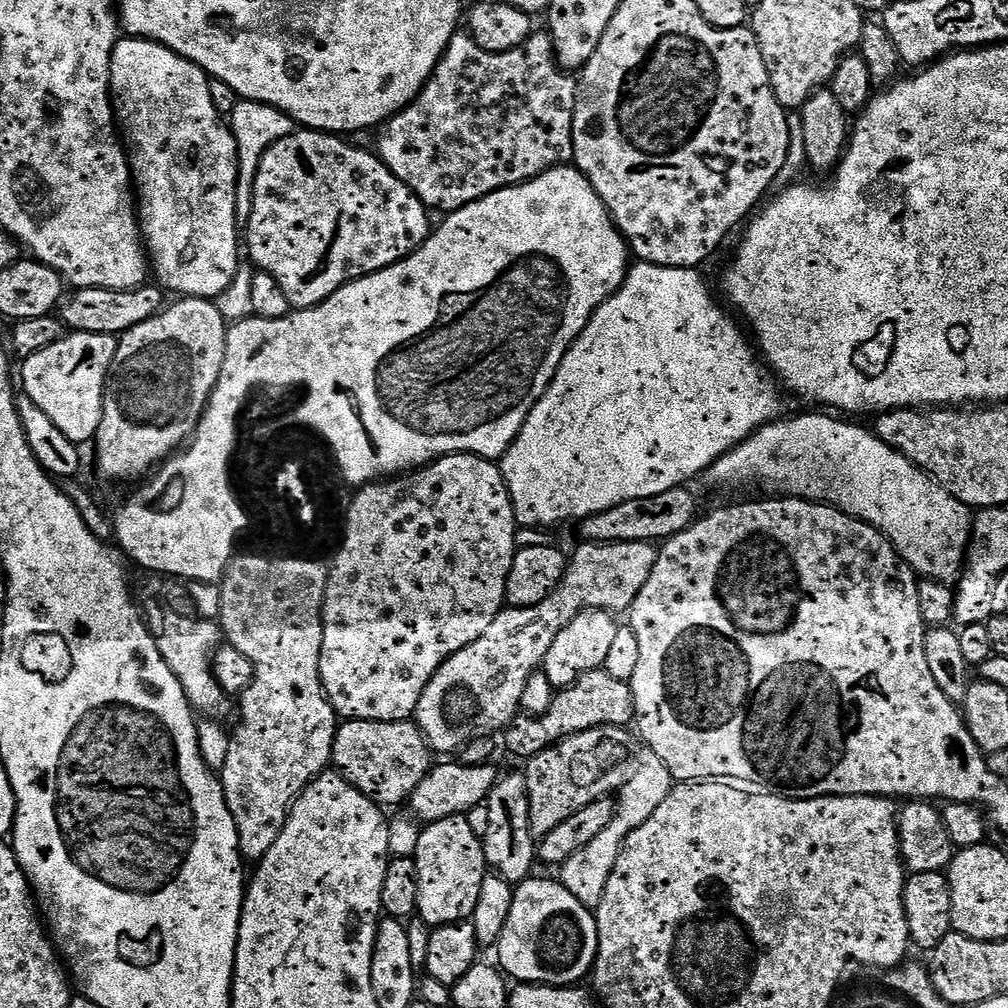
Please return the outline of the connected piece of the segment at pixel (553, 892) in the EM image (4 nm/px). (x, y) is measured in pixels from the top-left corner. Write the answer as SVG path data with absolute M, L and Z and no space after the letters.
M529 878L515 885L510 914L500 935L500 942L494 948L494 952L500 955L499 967L505 977L513 976L520 984L546 984L549 988L579 985L584 982L580 980L586 979L587 976L589 979L600 950L596 913L582 902L578 902L578 898L574 898L574 894L570 894L570 890L566 890L564 885L555 879L536 879Z

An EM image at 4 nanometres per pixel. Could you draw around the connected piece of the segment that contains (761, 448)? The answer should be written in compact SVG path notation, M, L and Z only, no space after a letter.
M800 416L797 420L782 418L757 429L739 447L723 456L712 466L710 476L720 484L748 484L753 480L756 484L764 483L768 488L777 488L780 491L777 493L792 498L824 498L829 492L836 496L835 503L849 516L863 520L886 536L899 552L900 559L905 560L913 572L936 581L955 581L966 563L974 527L973 513L967 504L954 499L928 473L921 472L911 460L882 442L869 429L868 432L832 416Z

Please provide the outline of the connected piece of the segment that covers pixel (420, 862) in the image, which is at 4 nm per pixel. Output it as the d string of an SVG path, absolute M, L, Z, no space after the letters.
M461 815L431 821L421 831L414 859L418 870L416 910L419 919L429 929L471 921L478 906L478 896L482 894L482 882L490 869L483 839L470 830L467 818Z

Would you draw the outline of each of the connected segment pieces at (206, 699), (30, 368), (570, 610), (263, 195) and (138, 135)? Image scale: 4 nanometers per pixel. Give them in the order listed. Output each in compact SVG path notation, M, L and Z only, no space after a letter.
M152 600L146 604L146 623L156 639L162 658L174 670L174 674L182 682L188 703L200 714L216 714L226 703L226 697L218 686L216 675L212 673L212 658L222 645L222 629L219 623L208 620L196 620L179 612L168 600Z
M72 332L65 335L64 339L59 340L54 346L48 346L46 350L38 350L38 354L23 357L22 364L24 369L21 370L20 376L24 379L23 395L28 396L34 402L34 406L38 406L38 410L43 410L46 418L50 418L50 422L54 422L54 426L58 426L58 430L62 430L62 434L66 434L66 438L70 438L70 442L81 446L87 445L86 442L95 441L96 431L102 422L104 414L104 389L108 387L108 378L112 371L113 364L116 363L116 350L118 347L117 337L107 336L106 334L94 334L93 332Z
M639 540L629 544L593 544L581 543L576 557L571 557L566 568L566 575L560 587L547 600L535 604L532 608L505 607L494 622L490 622L486 634L470 646L454 653L436 672L434 678L424 693L414 717L428 740L428 747L433 753L456 752L467 748L470 742L495 737L503 733L508 725L516 719L520 712L522 690L526 690L526 682L530 682L530 674L541 671L550 646L554 646L554 638L580 612L588 610L617 610L616 608L631 609L634 598L646 586L656 564L658 548L655 543Z
M298 130L285 140L278 141L274 146L268 148L260 166L258 168L258 178L254 182L254 210L246 222L248 228L248 252L252 255L251 263L257 269L274 278L278 286L290 298L293 309L303 310L305 308L316 308L319 304L324 304L340 288L345 288L347 284L353 284L355 280L361 280L364 276L373 276L376 272L381 272L384 268L392 268L399 260L404 260L407 256L417 252L430 235L428 228L429 209L424 207L422 201L416 197L415 192L408 189L408 185L402 183L390 169L380 159L375 151L367 152L364 148L355 148L352 144L347 144L347 139L336 134L318 132L315 130Z
M121 38L116 41L116 49L112 51L111 54L111 88L113 95L113 105L116 111L116 116L123 134L123 137L127 140L130 145L130 163L132 165L132 175L136 194L138 197L138 219L141 223L141 233L144 241L145 249L150 257L150 264L152 267L152 272L154 276L157 276L157 283L166 289L169 293L177 292L175 295L180 298L217 298L222 295L226 289L228 289L238 272L238 267L242 262L242 258L239 258L238 250L238 227L240 227L240 221L237 218L237 176L239 173L239 164L237 162L237 144L233 137L231 129L222 121L222 117L216 112L214 108L214 103L211 101L210 96L210 77L208 73L203 72L201 68L194 62L190 62L186 58L179 56L177 52L170 51L169 48L163 48L161 44L155 44L152 40L138 40L135 38Z

